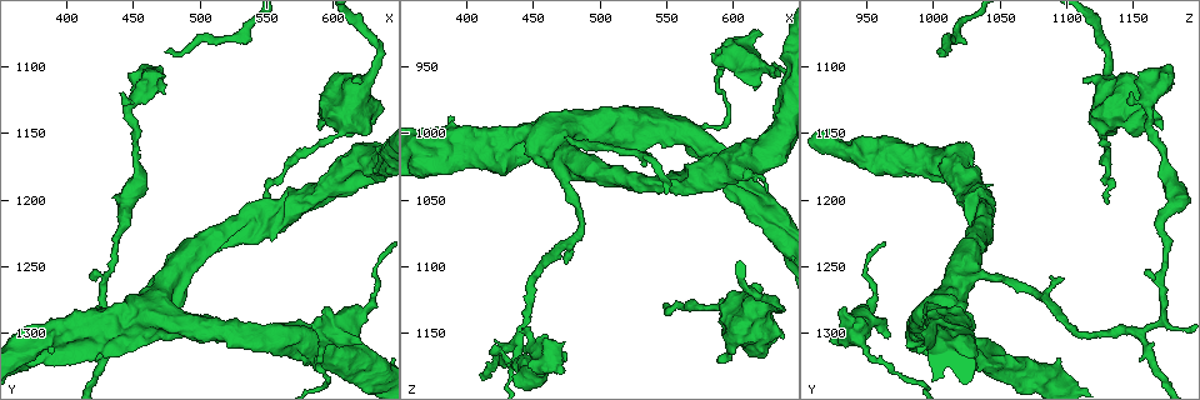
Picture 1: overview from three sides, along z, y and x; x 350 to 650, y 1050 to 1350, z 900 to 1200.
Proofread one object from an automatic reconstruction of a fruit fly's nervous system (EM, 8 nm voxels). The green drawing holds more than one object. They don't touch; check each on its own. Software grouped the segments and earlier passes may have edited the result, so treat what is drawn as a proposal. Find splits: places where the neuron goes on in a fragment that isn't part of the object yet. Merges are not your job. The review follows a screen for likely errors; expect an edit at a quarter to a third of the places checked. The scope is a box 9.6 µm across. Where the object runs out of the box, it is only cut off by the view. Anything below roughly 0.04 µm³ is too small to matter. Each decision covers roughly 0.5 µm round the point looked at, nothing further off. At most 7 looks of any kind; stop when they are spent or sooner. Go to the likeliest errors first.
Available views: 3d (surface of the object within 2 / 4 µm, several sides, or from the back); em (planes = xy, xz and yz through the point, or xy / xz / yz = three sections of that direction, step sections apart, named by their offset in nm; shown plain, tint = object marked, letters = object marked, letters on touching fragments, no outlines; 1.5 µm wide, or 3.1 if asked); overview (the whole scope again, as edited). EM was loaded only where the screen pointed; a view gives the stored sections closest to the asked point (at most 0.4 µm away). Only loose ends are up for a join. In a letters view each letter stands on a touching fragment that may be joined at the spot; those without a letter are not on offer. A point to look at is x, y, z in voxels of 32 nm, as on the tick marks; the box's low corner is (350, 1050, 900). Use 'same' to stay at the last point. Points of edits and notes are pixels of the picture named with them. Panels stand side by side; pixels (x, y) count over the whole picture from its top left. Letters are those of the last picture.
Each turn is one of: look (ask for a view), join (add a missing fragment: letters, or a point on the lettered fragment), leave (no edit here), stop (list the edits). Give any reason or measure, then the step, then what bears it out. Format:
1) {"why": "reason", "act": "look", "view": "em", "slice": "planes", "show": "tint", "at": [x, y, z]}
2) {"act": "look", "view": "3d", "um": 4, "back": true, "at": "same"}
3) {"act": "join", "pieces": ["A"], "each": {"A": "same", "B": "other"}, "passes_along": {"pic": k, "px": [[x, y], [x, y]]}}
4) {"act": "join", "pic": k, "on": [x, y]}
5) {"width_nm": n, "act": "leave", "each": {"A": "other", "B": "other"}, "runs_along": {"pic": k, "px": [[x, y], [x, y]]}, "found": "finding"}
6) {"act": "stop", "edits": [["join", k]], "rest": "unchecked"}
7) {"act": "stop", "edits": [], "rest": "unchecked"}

{"why": "stops while still wide", "act": "look", "view": "em", "slice": "planes", "show": "letters", "at": [628, 1190, 1044]}

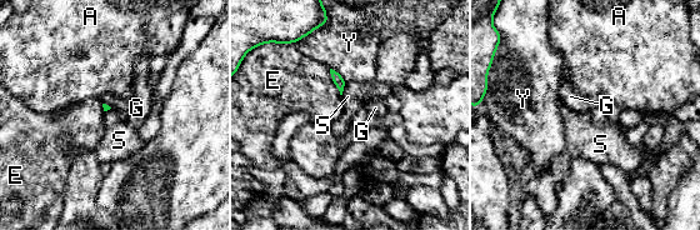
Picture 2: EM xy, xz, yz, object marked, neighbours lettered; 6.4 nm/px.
{"act": "leave", "each": {"A": "other", "E": "other", "G": "other", "S": "other", "Y": "other"}, "border": {"pic": 2, "px": [[346, 83], [341, 95]]}, "found": "no lettered fragment goes on from it"}

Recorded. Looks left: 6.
{"why": "an open end", "act": "look", "view": "3d", "um": 2, "at": [470, 1104, 1182]}

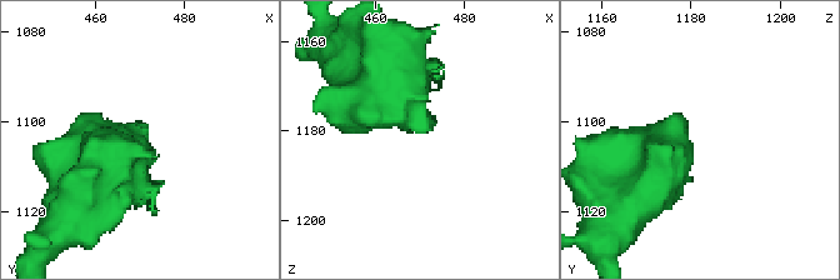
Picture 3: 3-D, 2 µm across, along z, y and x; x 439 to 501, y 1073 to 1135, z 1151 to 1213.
{"act": "look", "view": "em", "slice": "xz", "step": 4, "show": "tint", "at": [472, 1105, 1180]}

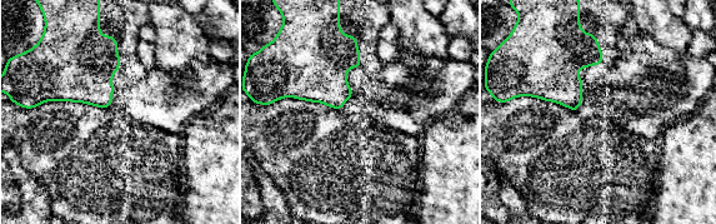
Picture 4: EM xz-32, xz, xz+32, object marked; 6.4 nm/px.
{"act": "look", "view": "em", "slice": "xz", "step": 4, "show": "letters", "at": "same"}

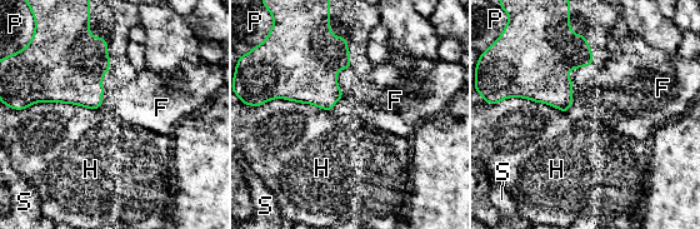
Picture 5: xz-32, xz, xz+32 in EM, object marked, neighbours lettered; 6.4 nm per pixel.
{"act": "leave", "each": {"F": "other", "H": "other", "P": "other", "S": "other"}, "border": {"pic": 5, "px": [[271, 99], [311, 103], [330, 111]]}, "found": "no lettered fragment goes on from it"}

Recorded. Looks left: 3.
{"why": "free end", "act": "look", "view": "3d", "um": 2, "at": [620, 1308, 928]}

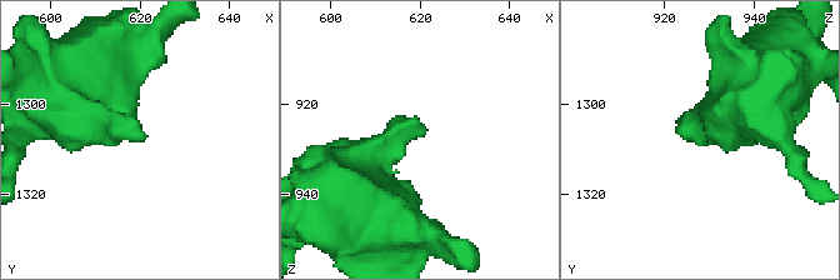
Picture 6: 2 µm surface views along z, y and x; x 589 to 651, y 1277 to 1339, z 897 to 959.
{"why": "shape alone is not enough", "act": "look", "view": "em", "slice": "planes", "show": "plain", "at": [621, 1307, 926]}

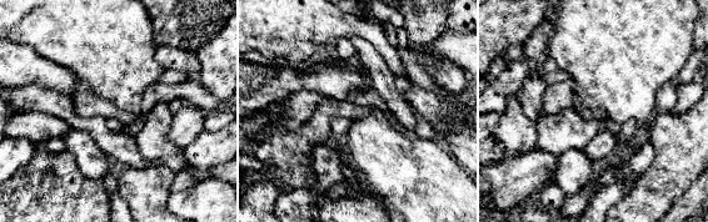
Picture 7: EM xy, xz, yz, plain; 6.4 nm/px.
{"act": "look", "view": "em", "slice": "planes", "show": "letters", "at": "same"}

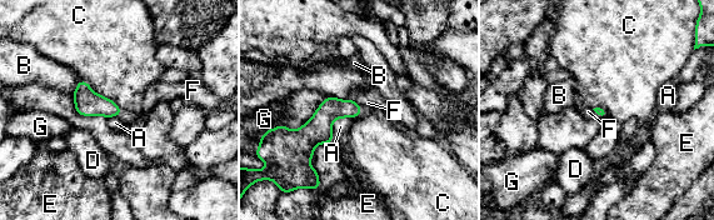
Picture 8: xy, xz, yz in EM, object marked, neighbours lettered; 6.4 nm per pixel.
{"longest_contact_nm": ["C", 340], "act": "join", "pieces": ["F"], "each": {"A": "other", "B": "other", "C": "other", "D": "other", "E": "other", "F": "same", "G": "other"}, "found": "it goes on there"}

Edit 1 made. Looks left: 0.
{"act": "stop", "edits": [["join", 8]], "rest": "unchecked"}

